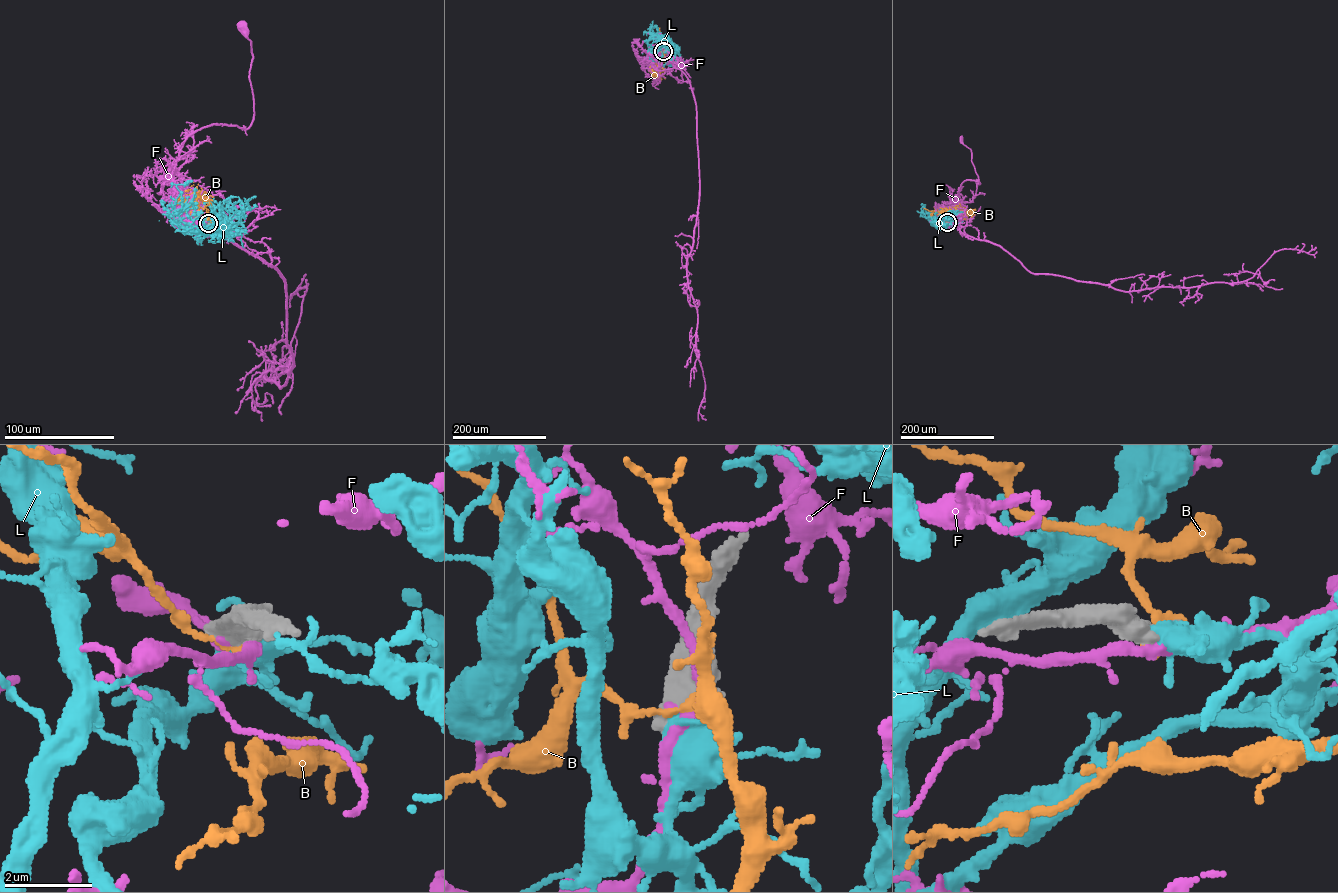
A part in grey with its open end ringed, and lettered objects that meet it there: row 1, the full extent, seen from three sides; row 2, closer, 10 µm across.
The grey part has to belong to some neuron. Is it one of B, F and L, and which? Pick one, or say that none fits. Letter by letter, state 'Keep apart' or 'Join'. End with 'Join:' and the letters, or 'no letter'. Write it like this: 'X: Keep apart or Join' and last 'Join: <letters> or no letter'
B: Keep apart
F: Keep apart
L: Join
Join: L

